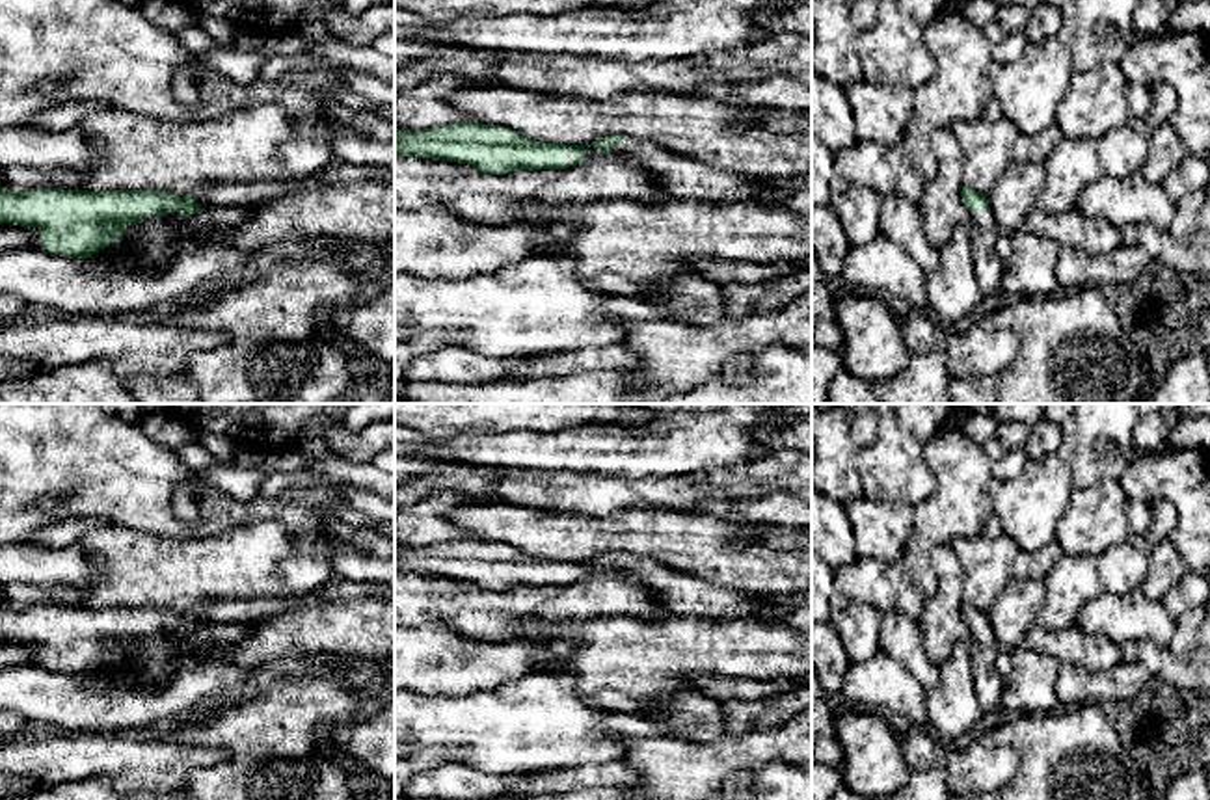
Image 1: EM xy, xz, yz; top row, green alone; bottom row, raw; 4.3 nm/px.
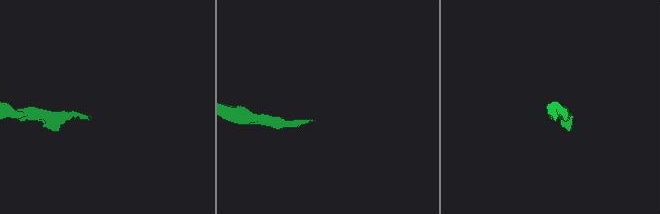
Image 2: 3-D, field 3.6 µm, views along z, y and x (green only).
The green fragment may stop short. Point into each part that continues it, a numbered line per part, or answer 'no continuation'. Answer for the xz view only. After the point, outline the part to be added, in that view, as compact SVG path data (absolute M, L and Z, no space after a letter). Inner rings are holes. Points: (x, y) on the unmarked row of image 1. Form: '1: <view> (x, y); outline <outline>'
1: xz (680, 594); outline M620 556L612 567L599 569L585 562L585 579L601 571L633 573L639 582L672 614L694 616L713 623L756 620L760 605L754 597L735 595L702 579L676 573L655 560Z

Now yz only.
1: yz (989, 685); outline M974 629L968 646L979 705L985 711L996 711L1002 701L1003 681L996 664L1000 649L992 629Z

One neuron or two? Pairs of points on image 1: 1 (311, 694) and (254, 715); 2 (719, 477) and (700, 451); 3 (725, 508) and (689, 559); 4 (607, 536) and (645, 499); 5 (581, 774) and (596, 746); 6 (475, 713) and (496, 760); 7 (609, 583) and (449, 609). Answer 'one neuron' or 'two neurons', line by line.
1: one neuron
2: two neurons
3: two neurons
4: two neurons
5: two neurons
6: one neuron
7: one neuron

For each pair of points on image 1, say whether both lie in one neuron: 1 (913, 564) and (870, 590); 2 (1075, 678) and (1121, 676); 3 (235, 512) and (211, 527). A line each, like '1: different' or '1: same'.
1: different
2: same
3: same

